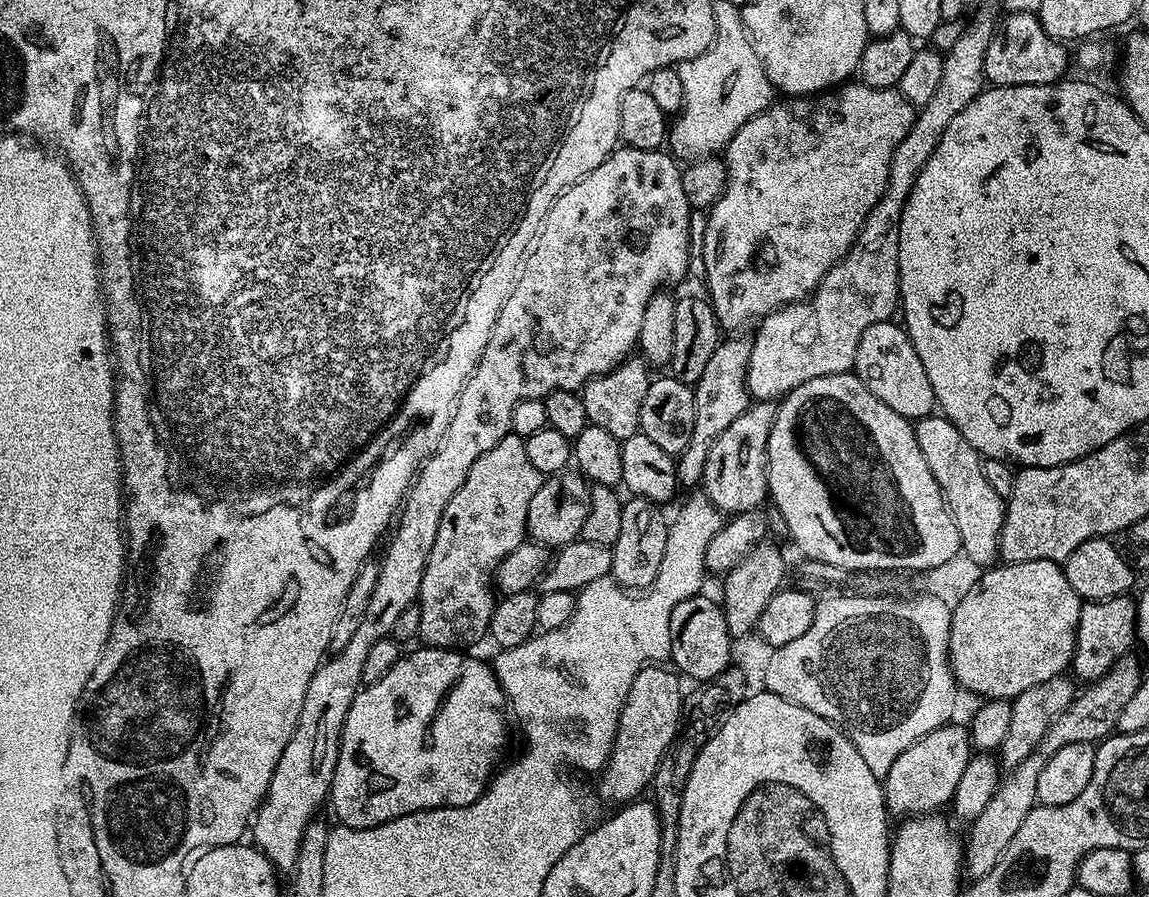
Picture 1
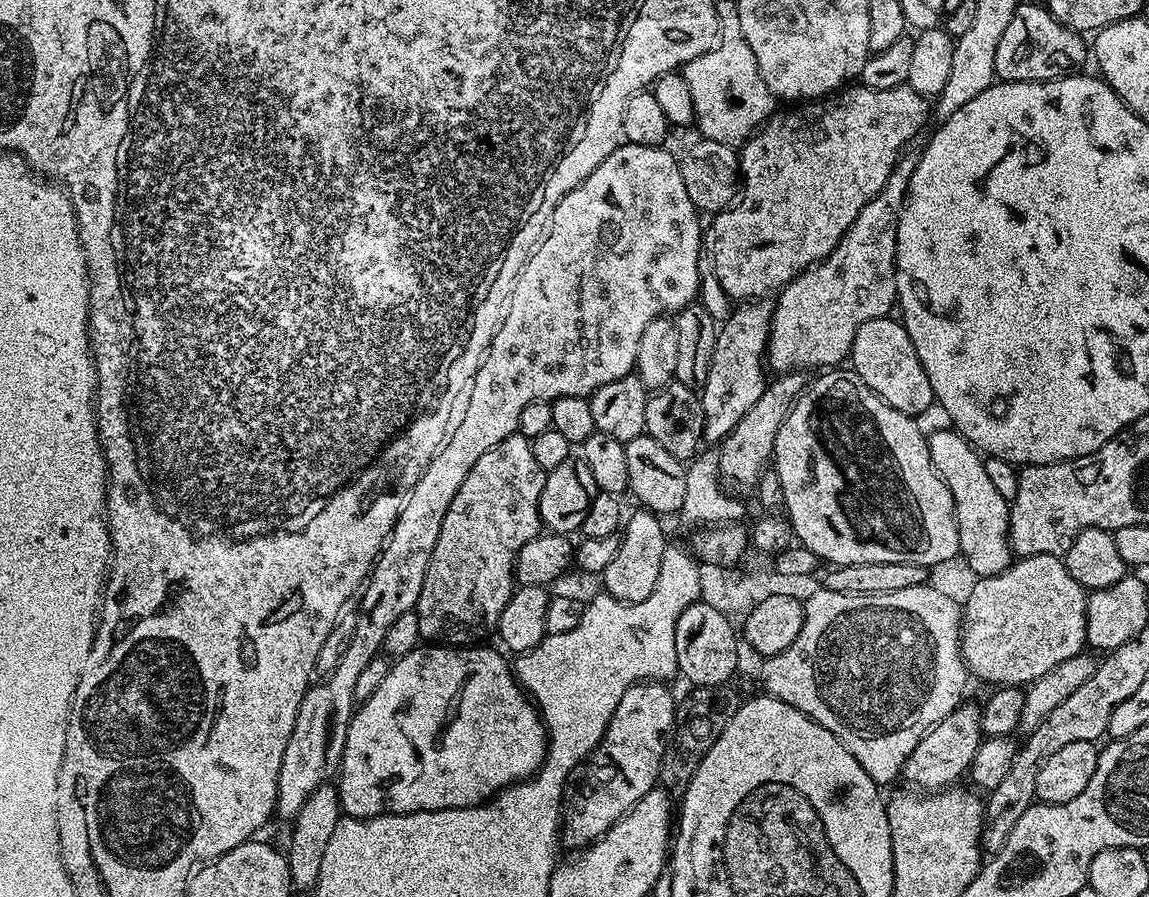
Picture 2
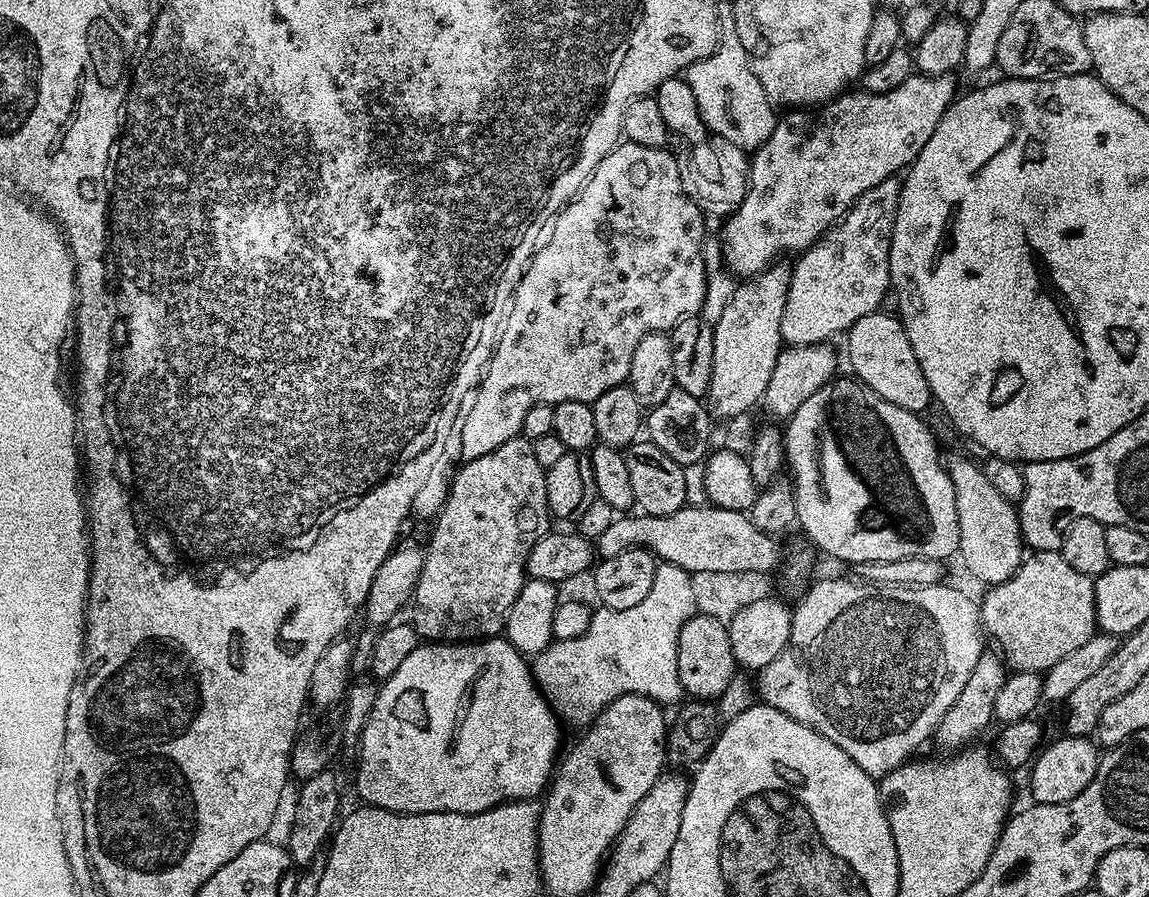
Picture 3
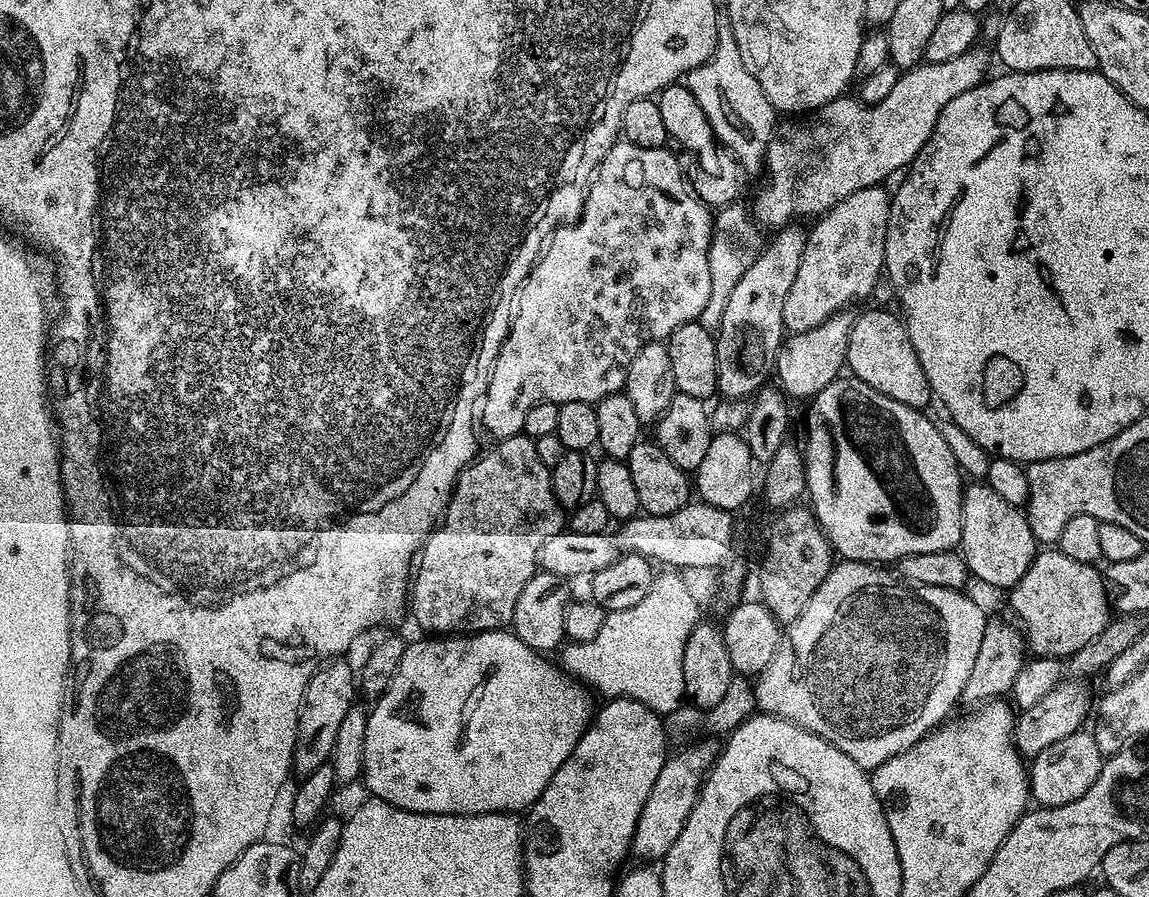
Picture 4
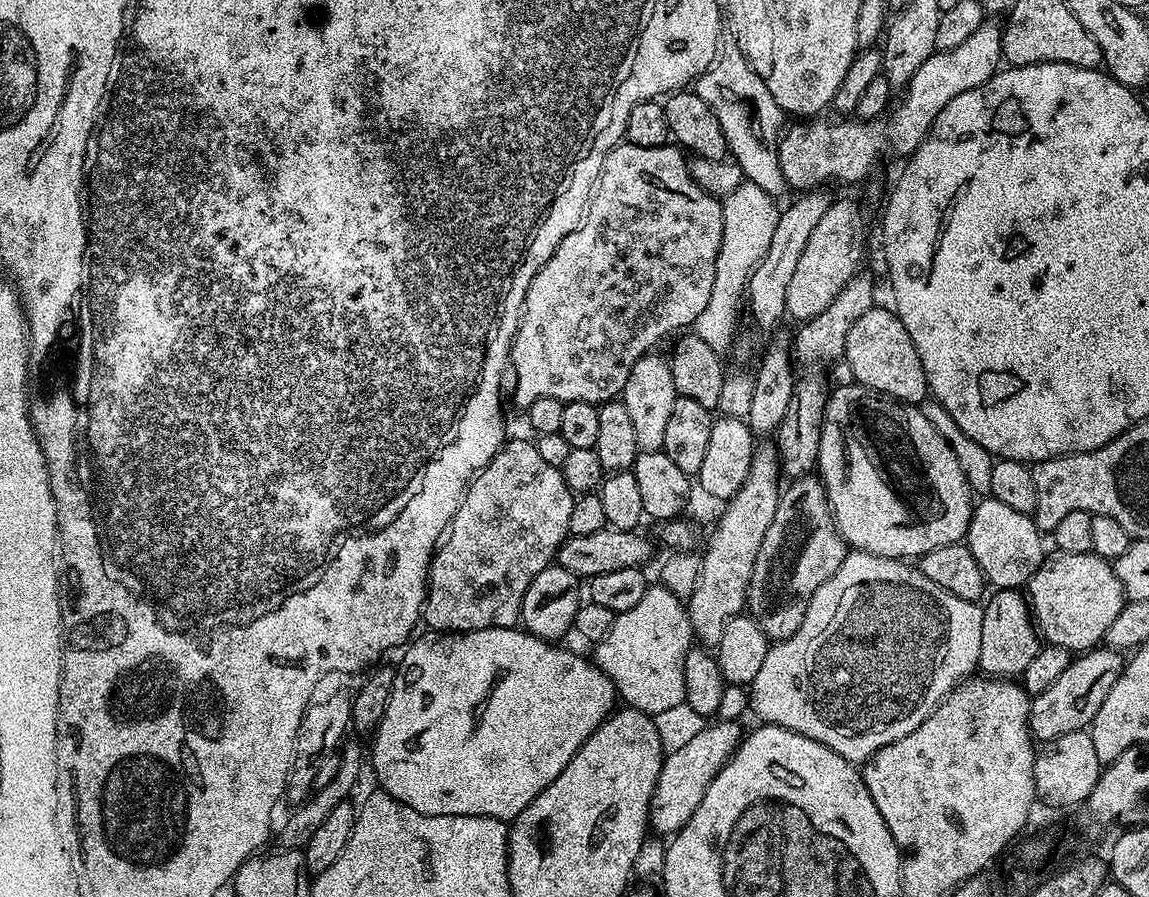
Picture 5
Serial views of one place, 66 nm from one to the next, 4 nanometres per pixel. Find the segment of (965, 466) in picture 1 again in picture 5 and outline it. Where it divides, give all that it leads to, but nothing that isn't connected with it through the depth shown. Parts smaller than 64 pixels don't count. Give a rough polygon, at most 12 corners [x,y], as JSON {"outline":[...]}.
{"outline":[[975,501],[966,543],[993,589],[1020,590],[1046,558],[1031,516]]}

